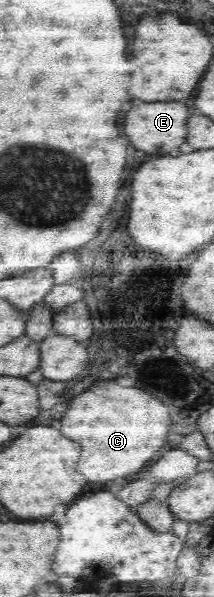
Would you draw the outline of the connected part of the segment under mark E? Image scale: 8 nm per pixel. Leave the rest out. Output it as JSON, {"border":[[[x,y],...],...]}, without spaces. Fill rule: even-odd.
{"border":[[[171,100],[171,102],[137,102],[133,108],[123,116],[123,134],[131,140],[135,148],[141,148],[149,154],[165,156],[167,152],[179,148],[185,142],[185,122],[187,122],[187,106],[183,102]]]}

